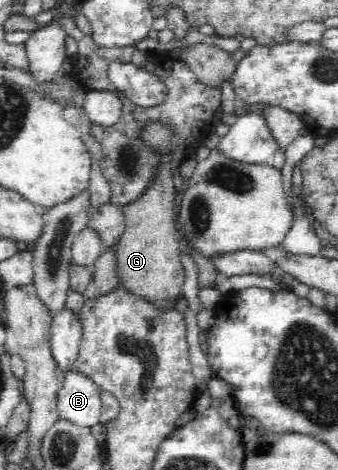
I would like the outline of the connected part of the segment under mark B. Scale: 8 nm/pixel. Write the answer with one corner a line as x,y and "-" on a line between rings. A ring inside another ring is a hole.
72,370
65,374
57,394
59,418
87,428
100,423
102,403
98,385
84,374

